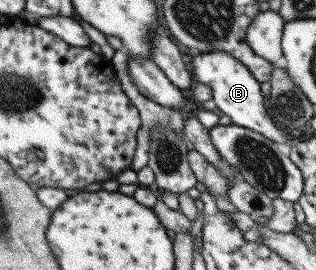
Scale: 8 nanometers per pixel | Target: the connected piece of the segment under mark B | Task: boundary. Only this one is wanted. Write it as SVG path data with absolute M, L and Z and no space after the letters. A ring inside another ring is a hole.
M200 53L194 56L187 55L186 59L194 81L211 89L212 103L216 105L219 115L227 115L232 124L262 134L279 145L289 142L285 136L288 134L278 130L266 114L262 104L260 83L244 65L234 57L230 57L228 53Z

